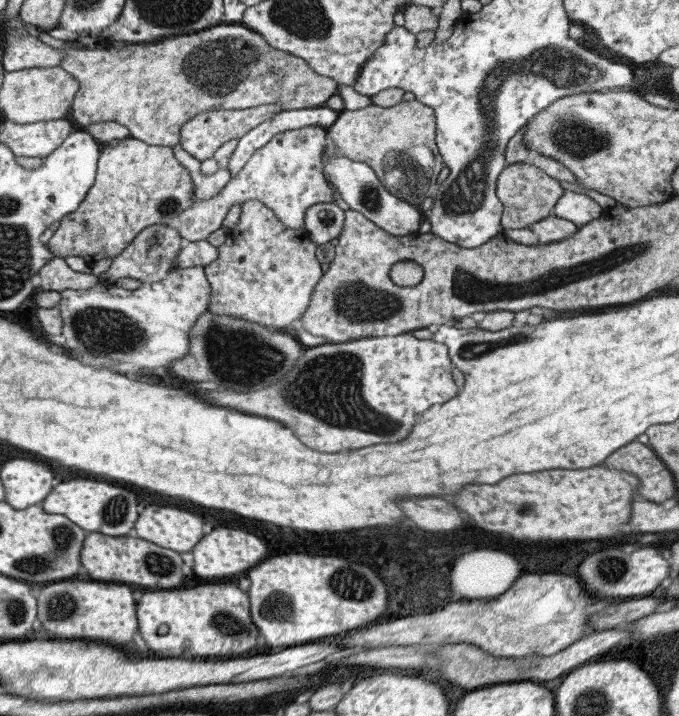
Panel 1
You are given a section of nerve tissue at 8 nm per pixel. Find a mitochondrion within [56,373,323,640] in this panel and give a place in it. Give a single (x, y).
(279, 606)

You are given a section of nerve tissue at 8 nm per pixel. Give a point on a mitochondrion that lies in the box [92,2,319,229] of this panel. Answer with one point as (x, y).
(219, 67)

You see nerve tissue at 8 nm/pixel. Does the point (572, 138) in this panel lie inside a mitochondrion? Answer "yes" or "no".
yes

